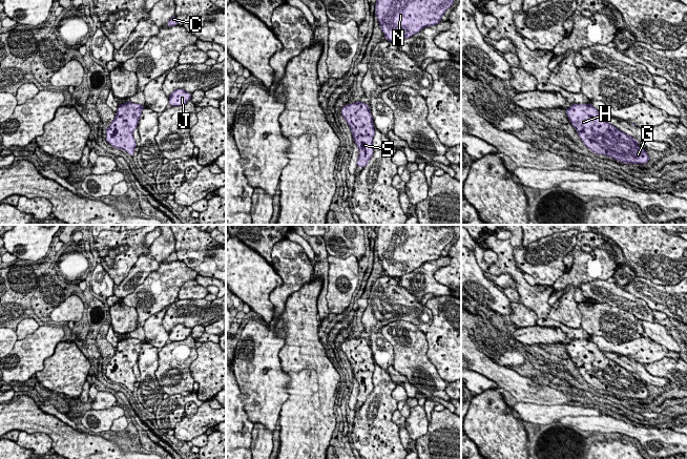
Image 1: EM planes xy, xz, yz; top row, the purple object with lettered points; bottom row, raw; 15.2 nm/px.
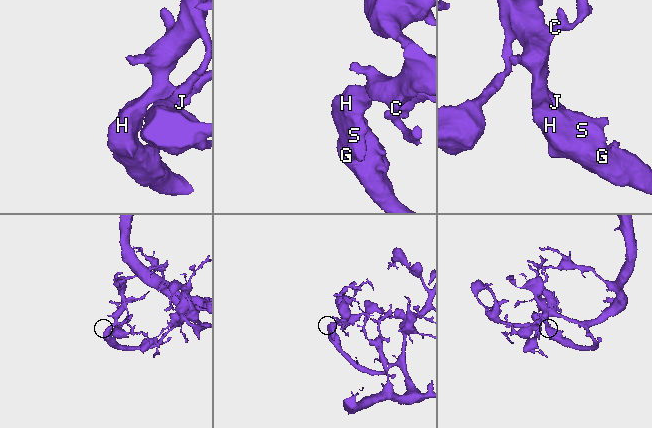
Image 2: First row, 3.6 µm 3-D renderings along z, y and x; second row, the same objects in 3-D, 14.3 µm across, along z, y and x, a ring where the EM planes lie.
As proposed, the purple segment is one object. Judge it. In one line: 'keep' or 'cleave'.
keep

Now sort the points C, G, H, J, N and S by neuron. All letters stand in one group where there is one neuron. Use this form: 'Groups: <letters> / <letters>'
Groups: C G H J N S

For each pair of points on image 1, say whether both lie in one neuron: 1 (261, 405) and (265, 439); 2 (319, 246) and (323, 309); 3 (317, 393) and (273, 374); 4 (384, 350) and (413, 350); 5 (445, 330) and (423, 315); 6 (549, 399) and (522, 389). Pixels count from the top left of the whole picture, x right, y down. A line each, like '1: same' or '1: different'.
1: different
2: same
3: different
4: different
5: different
6: same

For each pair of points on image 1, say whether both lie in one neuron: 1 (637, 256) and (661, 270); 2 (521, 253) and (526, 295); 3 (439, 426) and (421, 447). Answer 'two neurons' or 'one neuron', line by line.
1: one neuron
2: two neurons
3: one neuron

